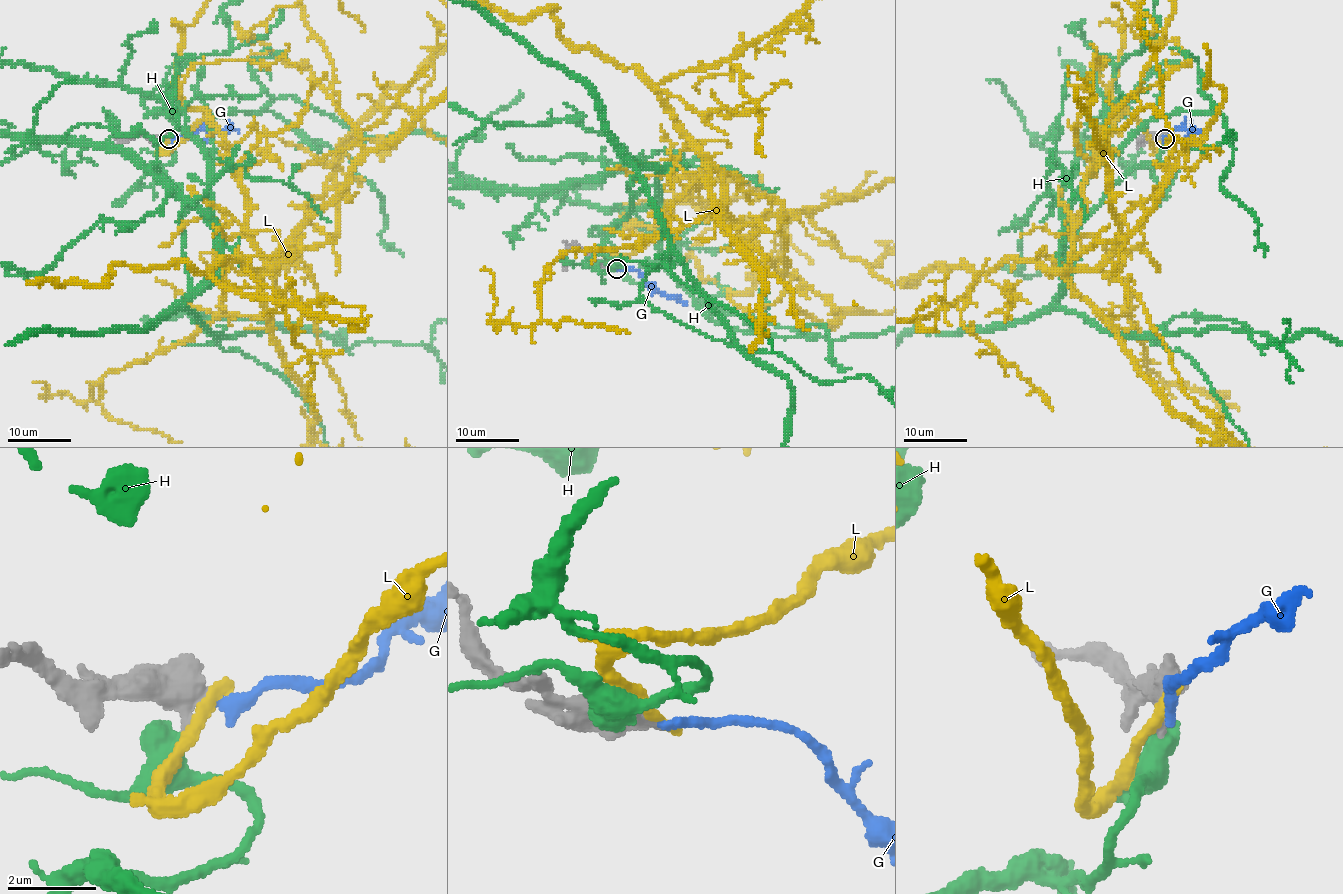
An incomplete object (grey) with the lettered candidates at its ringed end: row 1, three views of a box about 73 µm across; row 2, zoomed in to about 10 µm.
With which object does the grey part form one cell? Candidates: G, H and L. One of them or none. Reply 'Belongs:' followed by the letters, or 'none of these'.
Belongs: G

